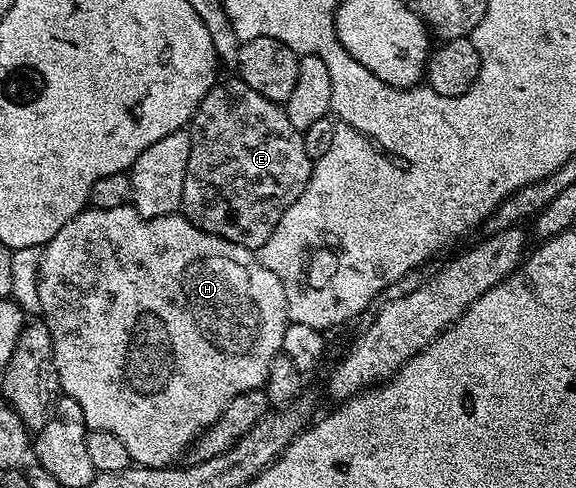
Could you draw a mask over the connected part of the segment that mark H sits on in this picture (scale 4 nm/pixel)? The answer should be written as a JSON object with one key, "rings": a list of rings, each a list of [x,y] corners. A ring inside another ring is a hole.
{"rings":[[[130,204],[121,206],[120,208],[87,208],[82,210],[72,220],[68,220],[68,224],[64,224],[64,228],[60,228],[60,232],[56,232],[56,236],[52,236],[52,240],[41,247],[41,251],[42,259],[38,265],[40,314],[46,323],[46,327],[52,332],[54,363],[58,369],[58,384],[61,393],[65,395],[65,397],[76,400],[76,404],[80,404],[80,412],[84,412],[84,420],[89,429],[112,432],[112,436],[117,436],[117,438],[124,443],[124,448],[128,448],[131,463],[140,466],[153,466],[155,468],[166,468],[171,464],[177,463],[179,459],[181,459],[178,457],[180,457],[185,450],[187,453],[188,447],[202,431],[208,429],[214,422],[217,422],[218,417],[228,408],[228,404],[232,404],[232,400],[236,400],[236,396],[240,396],[249,390],[260,390],[265,387],[268,368],[272,368],[272,360],[274,357],[282,353],[282,341],[284,340],[284,332],[288,325],[288,319],[286,317],[286,301],[284,300],[284,284],[280,284],[280,276],[276,276],[276,272],[272,272],[272,268],[264,268],[264,264],[260,261],[255,251],[247,247],[241,247],[240,244],[230,243],[228,240],[221,238],[220,235],[202,231],[196,224],[192,224],[188,221],[185,214],[181,212],[169,214],[168,216],[145,218],[144,216],[140,216],[140,212],[136,212],[133,205]]]}

